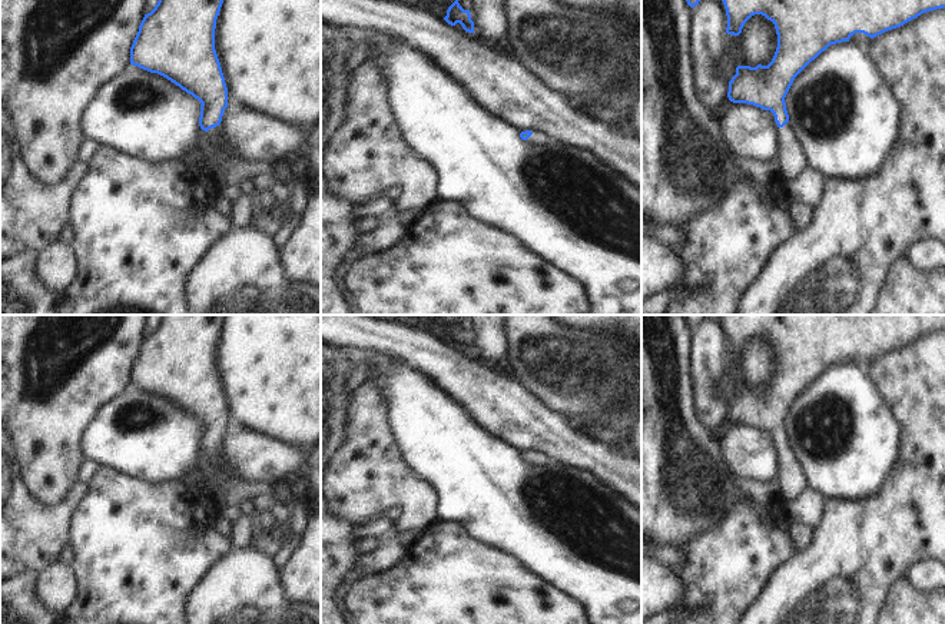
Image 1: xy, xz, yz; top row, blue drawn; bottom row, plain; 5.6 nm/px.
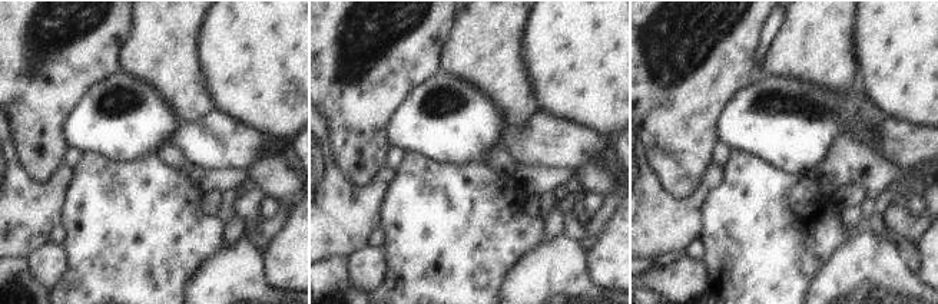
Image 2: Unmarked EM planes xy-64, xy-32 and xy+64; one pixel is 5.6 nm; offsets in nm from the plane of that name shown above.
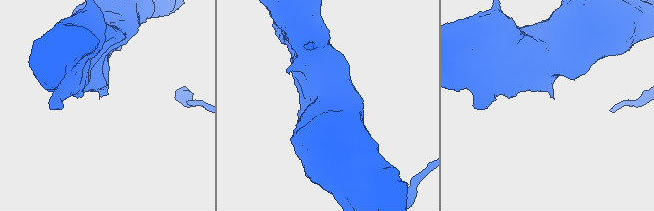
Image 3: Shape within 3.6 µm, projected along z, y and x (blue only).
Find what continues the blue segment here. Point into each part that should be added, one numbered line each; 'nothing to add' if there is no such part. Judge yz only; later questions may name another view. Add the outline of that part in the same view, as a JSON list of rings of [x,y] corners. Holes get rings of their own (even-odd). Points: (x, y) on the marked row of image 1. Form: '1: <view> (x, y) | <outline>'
1: yz (792, 156) | [[[789,122],[777,129],[777,137],[780,140],[777,157],[780,160],[782,179],[792,179],[808,166],[806,152],[800,146],[795,129]]]

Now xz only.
1: xz (536, 139) | [[[534,130],[533,135],[525,142],[531,146],[543,146],[550,140],[551,139],[547,135]]]

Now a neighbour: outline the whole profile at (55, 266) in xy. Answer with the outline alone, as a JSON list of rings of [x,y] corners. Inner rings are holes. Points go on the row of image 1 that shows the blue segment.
[[[60,239],[37,252],[36,276],[57,293],[70,282],[76,272],[76,256],[70,243]]]

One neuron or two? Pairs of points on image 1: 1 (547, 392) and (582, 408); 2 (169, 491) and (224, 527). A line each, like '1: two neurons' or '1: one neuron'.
1: one neuron
2: two neurons

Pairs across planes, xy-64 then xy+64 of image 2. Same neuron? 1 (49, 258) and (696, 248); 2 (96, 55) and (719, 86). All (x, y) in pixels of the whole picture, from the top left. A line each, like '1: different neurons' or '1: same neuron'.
1: different neurons
2: same neuron

